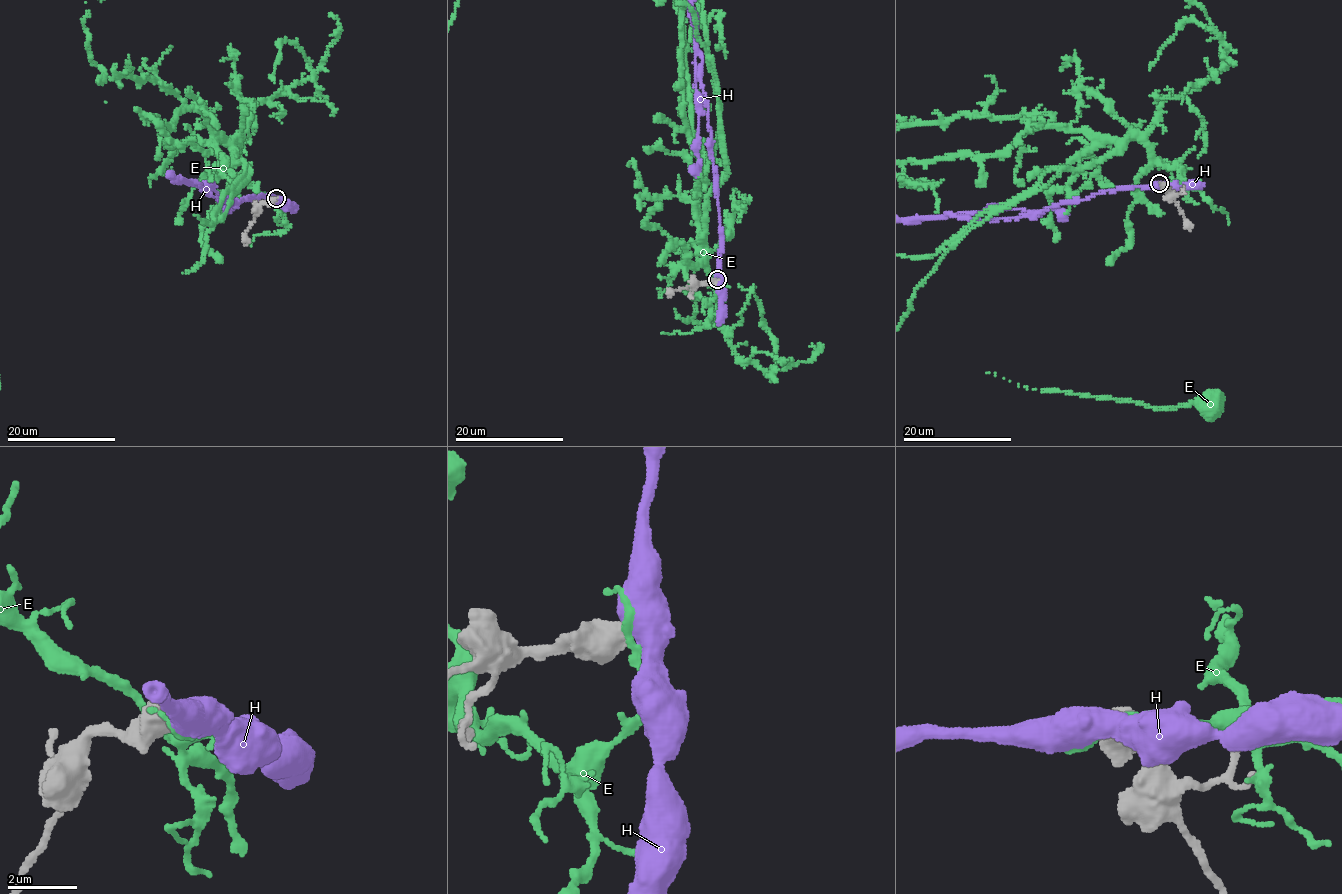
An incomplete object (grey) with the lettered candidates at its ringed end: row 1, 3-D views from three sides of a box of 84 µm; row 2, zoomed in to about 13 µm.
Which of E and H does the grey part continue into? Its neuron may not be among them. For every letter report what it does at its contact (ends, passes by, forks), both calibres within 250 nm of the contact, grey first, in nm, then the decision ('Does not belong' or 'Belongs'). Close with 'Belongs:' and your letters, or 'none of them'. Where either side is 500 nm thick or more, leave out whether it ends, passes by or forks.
E: Thickness 650 nm (grey) against 200 nm. Does not belong
H: Thickness 550 nm (grey) against 800 nm. Does not belong
Belongs: none of them

